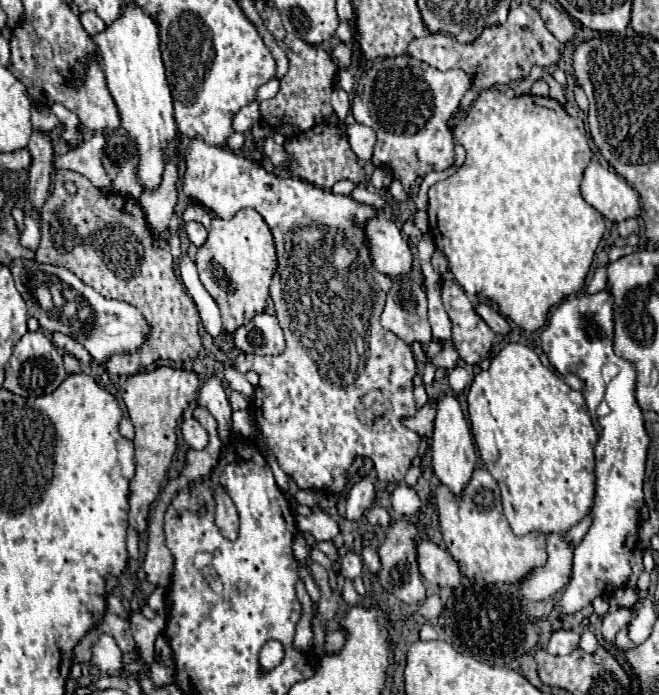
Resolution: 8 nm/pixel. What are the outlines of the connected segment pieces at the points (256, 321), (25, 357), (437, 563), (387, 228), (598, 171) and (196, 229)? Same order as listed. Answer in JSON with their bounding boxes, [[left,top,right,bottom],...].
[[234,313,284,355],[4,329,66,397],[418,539,460,587],[364,215,412,279],[582,161,642,223],[186,223,206,247]]

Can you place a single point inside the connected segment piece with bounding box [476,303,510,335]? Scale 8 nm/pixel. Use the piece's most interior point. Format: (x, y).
(498, 324)

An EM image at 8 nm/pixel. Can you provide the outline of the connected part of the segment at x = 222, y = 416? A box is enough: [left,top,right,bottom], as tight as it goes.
[198,377,232,441]

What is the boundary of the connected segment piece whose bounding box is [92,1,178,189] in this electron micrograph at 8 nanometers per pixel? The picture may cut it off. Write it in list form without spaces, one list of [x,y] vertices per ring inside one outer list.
[[[136,1],[122,7],[120,17],[102,33],[92,36],[100,49],[106,83],[118,105],[122,127],[136,141],[140,155],[138,179],[144,189],[156,189],[164,173],[164,149],[176,139],[176,123],[172,109],[172,93],[166,81],[166,71],[160,53],[160,27]]]

